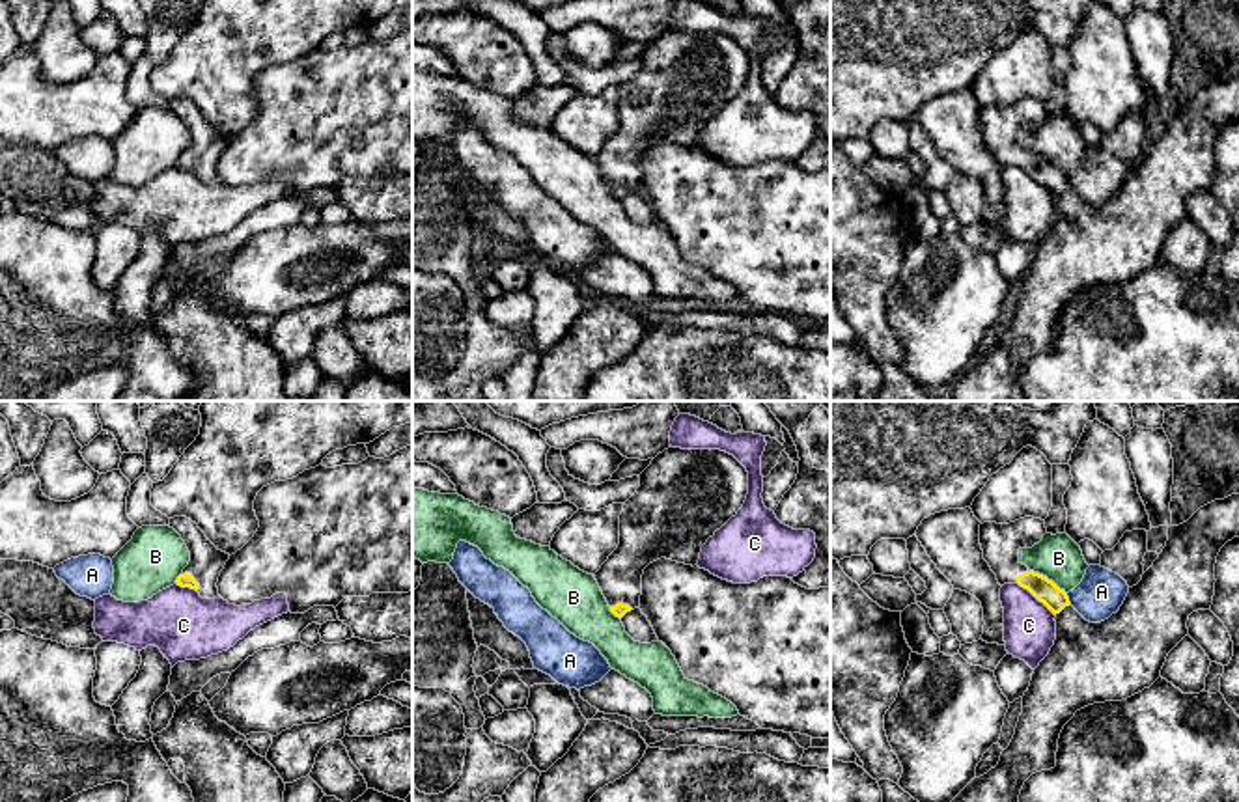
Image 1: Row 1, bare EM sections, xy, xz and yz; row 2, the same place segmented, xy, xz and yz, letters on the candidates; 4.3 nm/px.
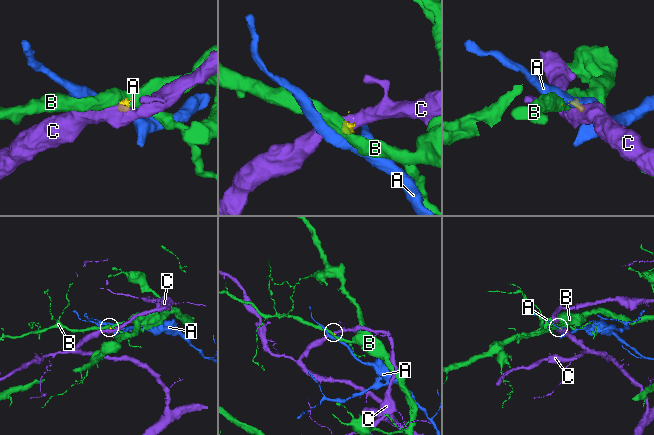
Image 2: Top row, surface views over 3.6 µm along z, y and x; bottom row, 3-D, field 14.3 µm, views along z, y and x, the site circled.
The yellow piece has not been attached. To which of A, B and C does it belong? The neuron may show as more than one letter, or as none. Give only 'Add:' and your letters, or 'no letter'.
Add: no letter

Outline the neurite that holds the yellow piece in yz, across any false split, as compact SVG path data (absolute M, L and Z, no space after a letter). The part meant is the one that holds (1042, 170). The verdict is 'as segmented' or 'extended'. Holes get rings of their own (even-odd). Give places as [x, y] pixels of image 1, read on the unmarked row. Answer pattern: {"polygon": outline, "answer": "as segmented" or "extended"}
{"polygon": "M1239 76L1215 82L1200 90L1187 104L1170 108L1159 140L1142 157L1142 162L1129 170L1120 192L1101 205L1086 203L1071 188L1064 172L1019 144L1019 132L1032 131L1045 116L1045 103L1034 99L1009 106L980 106L983 142L998 166L1019 166L1043 185L1056 198L1056 222L1032 256L1009 328L995 351L974 360L948 386L954 401L1026 401L1019 386L1021 371L1032 356L1056 349L1060 315L1075 295L1093 285L1127 282L1161 259L1168 235L1189 216L1189 198L1211 192L1217 138L1228 123L1239 119Z", "answer": "extended"}

